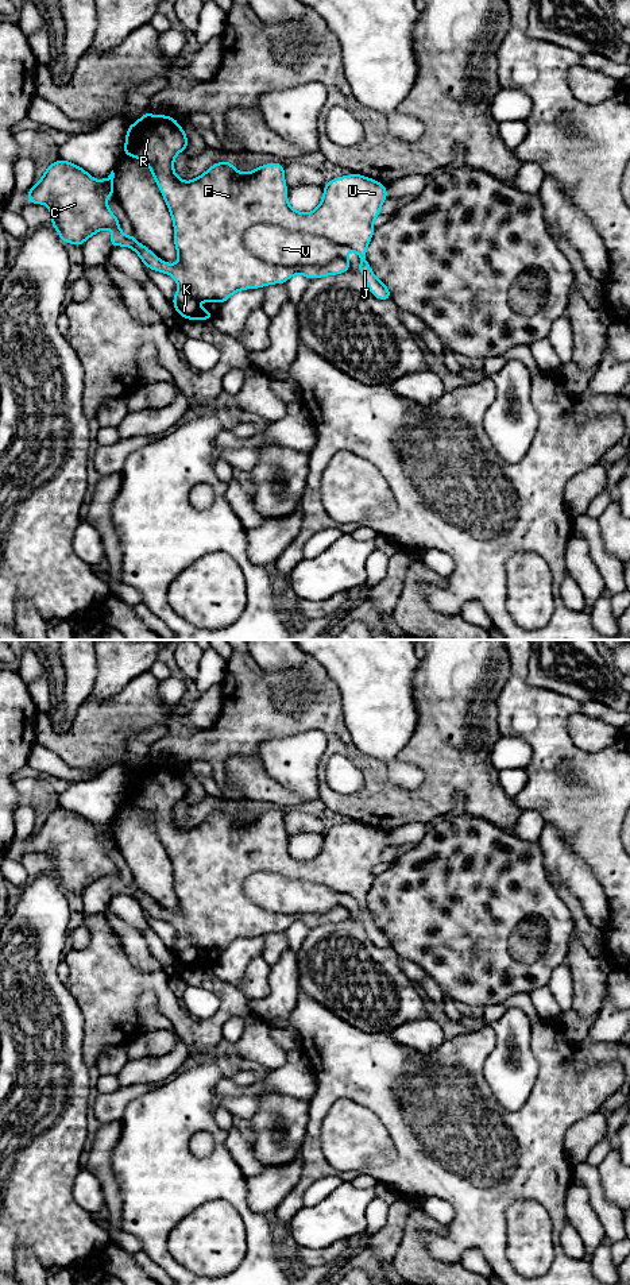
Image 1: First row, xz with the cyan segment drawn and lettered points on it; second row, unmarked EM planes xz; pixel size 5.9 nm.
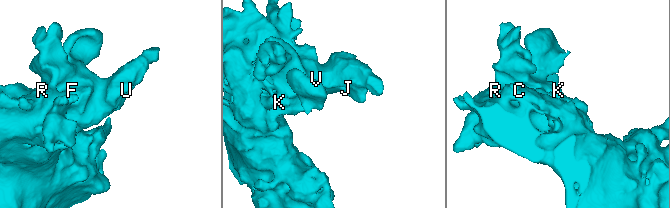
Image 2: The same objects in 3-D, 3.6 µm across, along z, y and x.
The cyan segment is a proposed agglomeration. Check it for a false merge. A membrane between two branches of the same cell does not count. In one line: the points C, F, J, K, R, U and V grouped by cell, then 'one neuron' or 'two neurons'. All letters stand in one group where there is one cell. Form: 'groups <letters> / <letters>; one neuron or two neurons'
groups C F J K R U / V; two neurons

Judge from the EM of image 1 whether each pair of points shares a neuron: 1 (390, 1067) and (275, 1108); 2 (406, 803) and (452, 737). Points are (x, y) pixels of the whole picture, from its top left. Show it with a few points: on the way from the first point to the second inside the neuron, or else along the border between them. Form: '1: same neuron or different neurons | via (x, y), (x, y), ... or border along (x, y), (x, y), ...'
1: different neurons | border along (309, 1102), (309, 1122), (305, 1133)
2: same neuron | via (424, 793), (452, 764), (452, 755)

